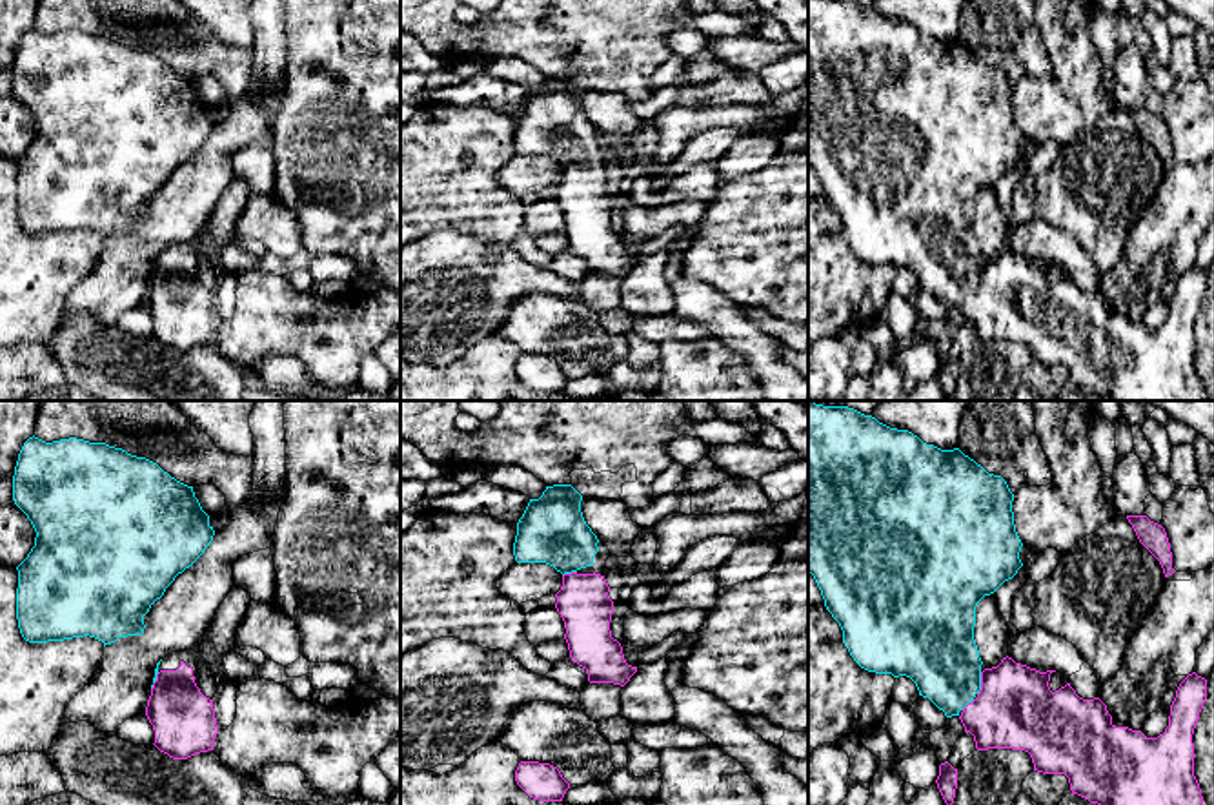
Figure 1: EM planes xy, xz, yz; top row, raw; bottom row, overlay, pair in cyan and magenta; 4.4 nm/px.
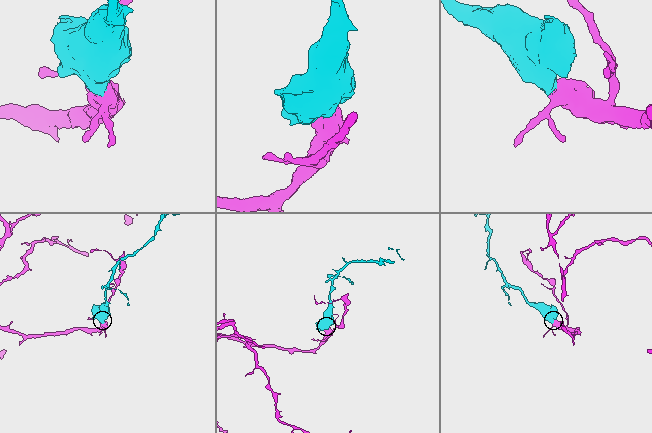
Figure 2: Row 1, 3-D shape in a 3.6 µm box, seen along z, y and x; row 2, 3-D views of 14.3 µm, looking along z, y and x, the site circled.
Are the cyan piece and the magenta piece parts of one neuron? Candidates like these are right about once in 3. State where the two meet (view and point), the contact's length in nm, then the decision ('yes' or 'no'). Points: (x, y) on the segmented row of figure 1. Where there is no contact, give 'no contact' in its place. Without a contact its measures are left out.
contact yz (980, 683); length 110 nm; yes

